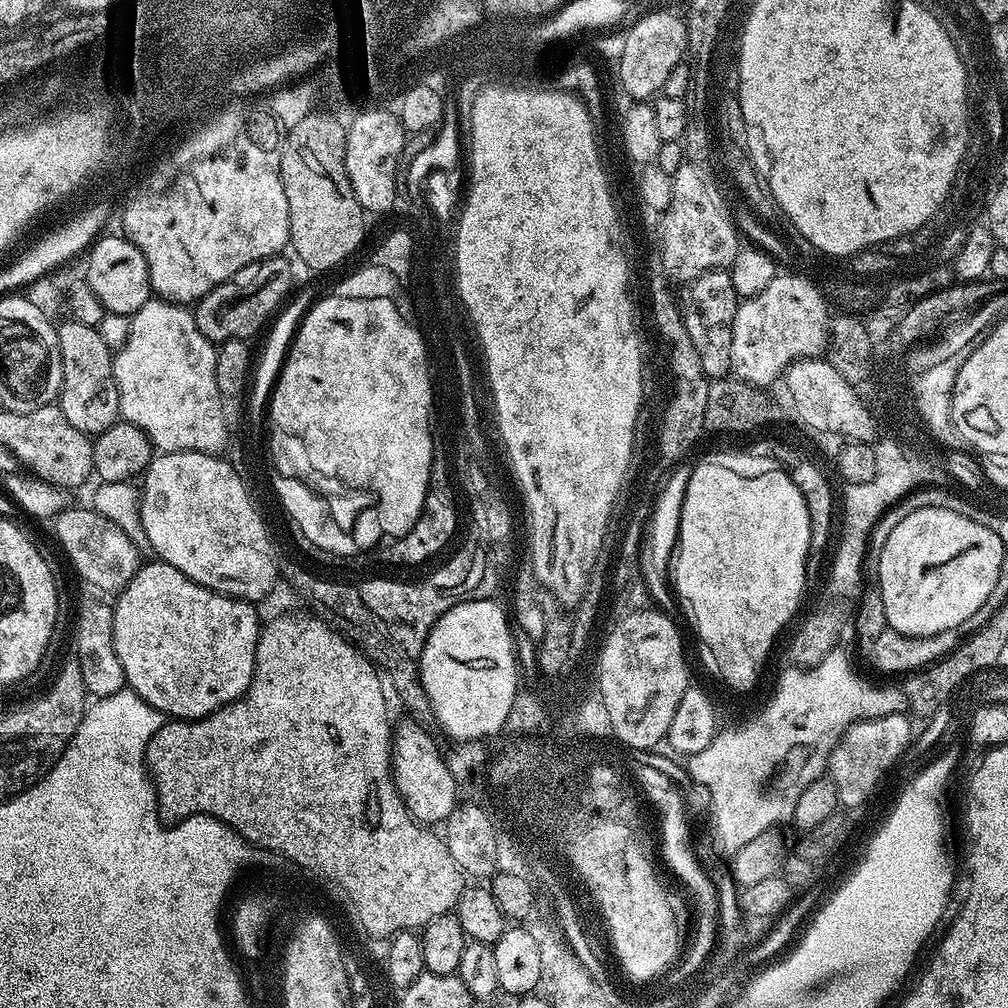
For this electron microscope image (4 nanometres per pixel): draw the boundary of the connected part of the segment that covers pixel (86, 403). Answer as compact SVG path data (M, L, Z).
M71 318L65 320L65 324L61 323L56 333L60 343L60 357L62 358L62 386L58 397L58 407L62 410L62 414L66 414L70 426L82 430L89 438L95 438L102 435L106 430L110 430L110 426L114 426L121 419L118 386L112 369L114 352L113 349L108 349L108 344L104 341L99 327L83 325L82 322Z

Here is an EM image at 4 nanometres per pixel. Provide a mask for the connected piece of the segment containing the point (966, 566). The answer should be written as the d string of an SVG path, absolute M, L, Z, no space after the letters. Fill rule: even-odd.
M923 508L902 518L886 538L877 568L887 627L903 636L937 636L942 630L960 628L962 621L975 614L978 606L986 602L990 590L994 590L994 582L998 582L1002 570L1003 549L1002 538L998 538L994 530L949 508Z

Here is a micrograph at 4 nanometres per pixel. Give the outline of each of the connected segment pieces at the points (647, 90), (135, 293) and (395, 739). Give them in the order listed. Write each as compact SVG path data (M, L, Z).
M645 11L635 26L623 33L624 59L618 63L620 69L619 87L637 101L648 102L663 93L666 77L670 70L685 59L688 51L687 26L685 21L672 12Z
M123 234L117 236L101 235L99 239L87 249L86 257L88 256L88 269L82 273L83 279L86 280L91 290L97 295L101 302L105 313L116 316L125 316L131 318L136 315L138 309L143 306L153 295L152 283L148 277L148 267L146 266L146 258L142 254L142 250L138 250L138 246L134 246L131 240Z
M404 718L400 725L395 725L390 745L392 774L396 781L398 794L403 798L408 812L417 822L425 826L436 826L439 820L440 823L447 821L448 816L458 803L457 788L451 770L448 768L448 761L442 754L440 757L440 748L432 741L432 735L433 733L429 729L422 727L415 720Z

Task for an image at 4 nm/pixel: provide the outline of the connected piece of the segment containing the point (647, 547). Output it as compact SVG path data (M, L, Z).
M687 462L679 463L672 468L663 481L650 515L648 541L643 543L639 554L640 571L653 602L663 611L673 611L676 603L670 583L670 569L675 553L676 543L680 537L682 506L685 502L686 486L692 477L693 465Z

